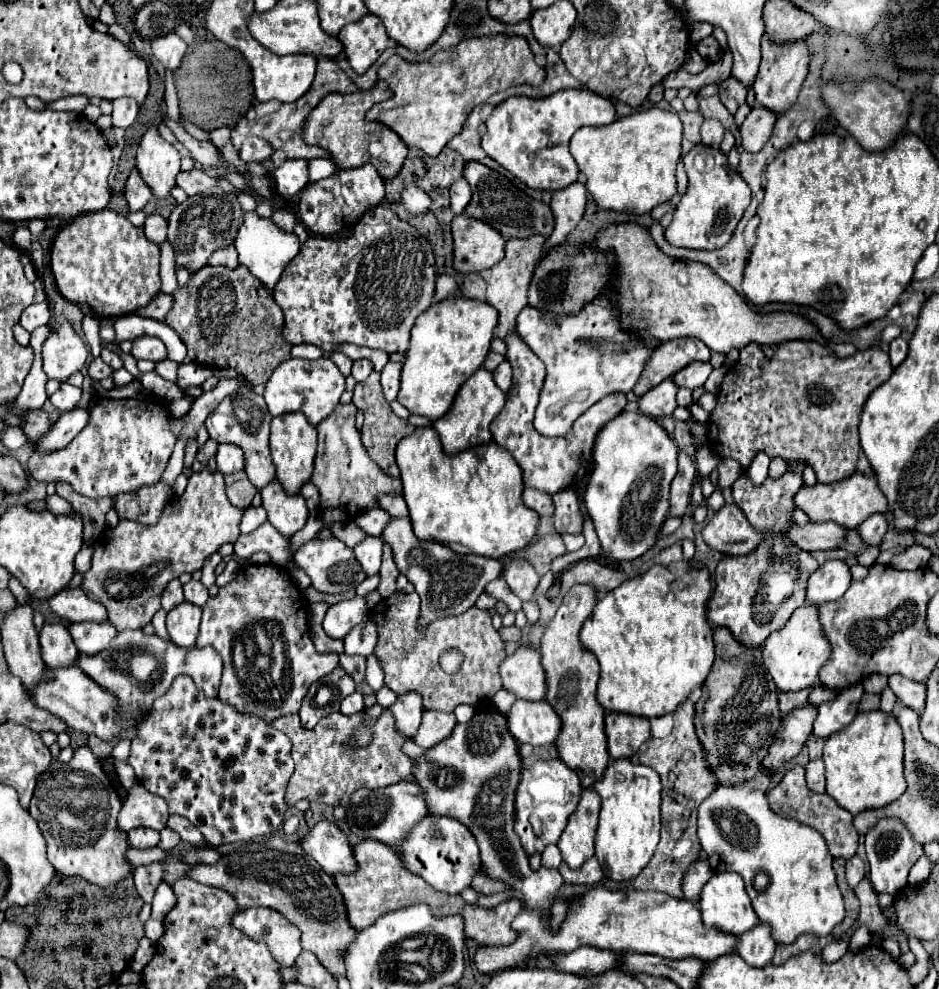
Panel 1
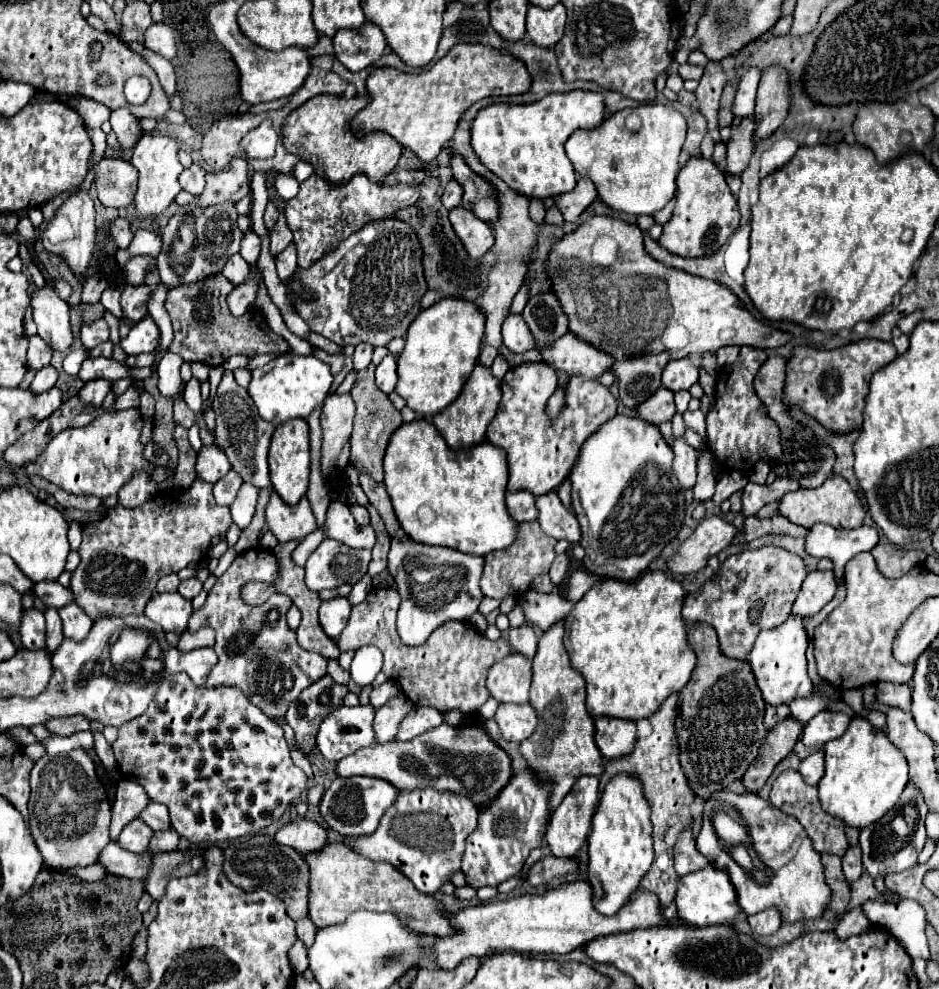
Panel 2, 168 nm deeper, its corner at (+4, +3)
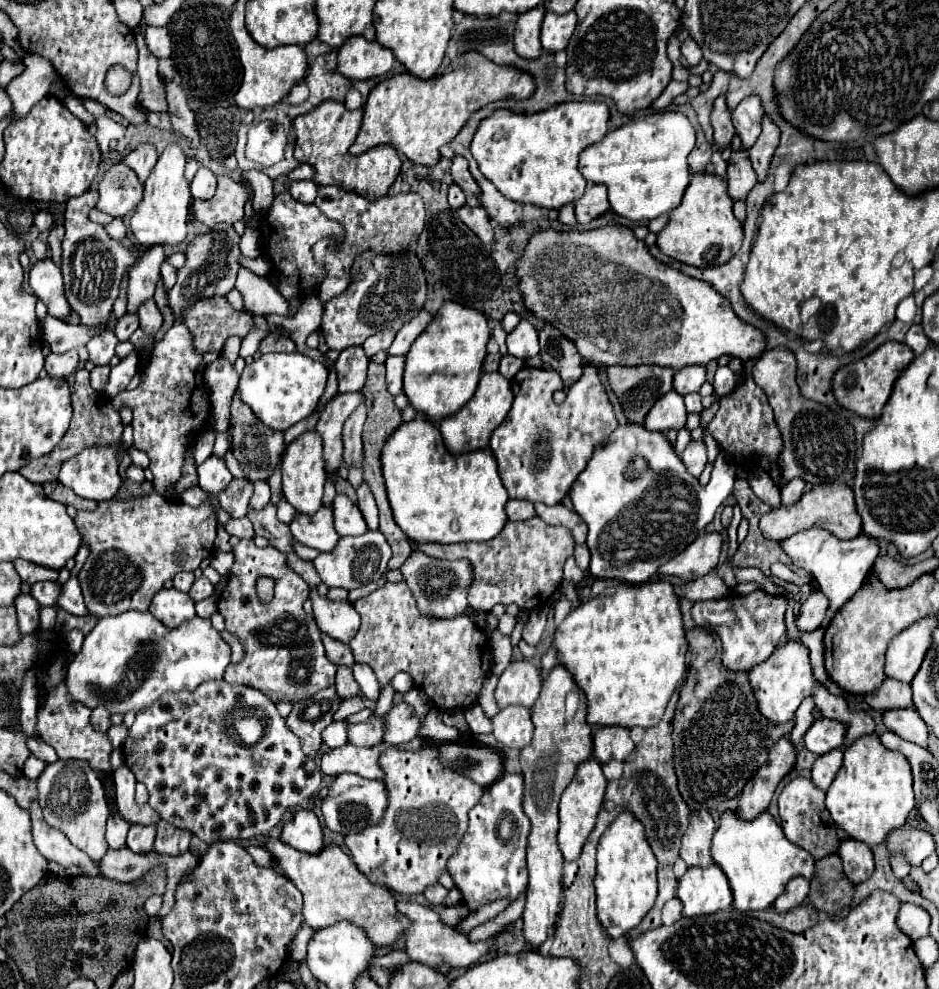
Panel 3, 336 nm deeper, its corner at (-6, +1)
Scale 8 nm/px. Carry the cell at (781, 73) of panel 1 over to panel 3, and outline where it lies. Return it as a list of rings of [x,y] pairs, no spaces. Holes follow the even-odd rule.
[[[763,118],[763,132],[755,146],[749,150],[749,160],[753,164],[753,170],[757,174],[757,182],[765,182],[769,176],[769,164],[773,158],[773,152],[779,142],[779,128],[771,122],[771,118]]]

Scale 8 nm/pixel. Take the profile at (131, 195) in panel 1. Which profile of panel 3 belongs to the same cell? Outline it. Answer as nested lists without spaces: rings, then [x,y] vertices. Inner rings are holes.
[[[119,162],[103,174],[97,190],[99,200],[95,208],[111,218],[123,218],[137,208],[137,202],[141,202],[143,184],[129,166]]]

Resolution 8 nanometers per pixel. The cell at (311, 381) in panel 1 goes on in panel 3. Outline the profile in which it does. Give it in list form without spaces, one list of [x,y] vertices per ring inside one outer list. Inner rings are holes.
[[[271,352],[271,354],[261,354],[251,364],[245,366],[237,390],[241,402],[247,404],[265,426],[285,432],[293,424],[311,416],[325,390],[327,374],[329,372],[321,362],[301,352],[291,352],[291,354]]]

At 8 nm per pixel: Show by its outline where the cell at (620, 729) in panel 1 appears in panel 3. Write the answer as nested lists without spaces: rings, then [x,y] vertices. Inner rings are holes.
[[[621,726],[613,728],[597,728],[593,732],[593,756],[607,764],[609,760],[627,760],[627,756],[635,750],[635,744],[629,736],[629,730]]]

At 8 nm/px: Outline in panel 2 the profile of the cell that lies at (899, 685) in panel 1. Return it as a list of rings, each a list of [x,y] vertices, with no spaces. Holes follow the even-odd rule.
[[[877,682],[877,700],[901,710],[911,710],[911,686],[893,684],[893,682]]]

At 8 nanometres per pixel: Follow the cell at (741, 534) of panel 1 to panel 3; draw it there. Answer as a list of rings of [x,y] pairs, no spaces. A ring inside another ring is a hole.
[[[711,532],[699,536],[681,554],[659,568],[661,576],[677,576],[681,580],[695,580],[709,574],[717,566],[721,552],[721,536]]]

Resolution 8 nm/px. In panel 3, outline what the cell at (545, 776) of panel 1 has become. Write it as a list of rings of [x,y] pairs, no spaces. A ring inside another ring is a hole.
[[[503,772],[491,786],[485,788],[479,804],[469,812],[469,828],[463,834],[455,854],[447,860],[447,870],[455,888],[463,896],[463,904],[471,912],[479,906],[507,898],[515,902],[527,890],[525,846],[529,836],[529,818],[523,814],[523,778],[521,774]]]

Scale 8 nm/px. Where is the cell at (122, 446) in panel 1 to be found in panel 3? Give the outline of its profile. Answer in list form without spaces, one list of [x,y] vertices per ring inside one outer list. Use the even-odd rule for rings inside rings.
[[[121,444],[111,448],[107,446],[83,450],[61,466],[59,482],[71,488],[81,498],[95,502],[111,500],[121,486],[121,476],[117,472],[119,448]]]

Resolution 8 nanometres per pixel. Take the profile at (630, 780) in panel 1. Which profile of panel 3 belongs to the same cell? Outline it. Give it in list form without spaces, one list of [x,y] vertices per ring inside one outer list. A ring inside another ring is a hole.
[[[619,814],[605,830],[597,848],[597,920],[609,938],[621,938],[635,928],[643,916],[653,908],[657,898],[657,860],[645,842],[641,822],[633,814]]]

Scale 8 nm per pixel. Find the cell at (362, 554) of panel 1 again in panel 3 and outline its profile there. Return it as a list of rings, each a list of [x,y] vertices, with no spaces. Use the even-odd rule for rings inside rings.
[[[345,494],[335,496],[333,518],[335,518],[335,530],[339,536],[359,536],[367,532],[367,524],[359,506],[351,502]]]

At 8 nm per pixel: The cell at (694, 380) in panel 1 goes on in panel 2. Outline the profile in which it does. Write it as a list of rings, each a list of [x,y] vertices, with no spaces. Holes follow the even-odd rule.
[[[689,358],[671,360],[663,370],[663,386],[669,388],[671,392],[689,390],[697,382],[697,378],[699,378],[699,372],[689,362]]]

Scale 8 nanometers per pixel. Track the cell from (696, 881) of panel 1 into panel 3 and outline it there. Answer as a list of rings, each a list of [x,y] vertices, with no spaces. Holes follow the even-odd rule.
[[[701,810],[691,816],[691,822],[683,834],[681,852],[679,852],[679,856],[685,860],[687,866],[705,868],[713,864],[709,850],[711,850],[711,838],[715,830],[717,826],[707,810]]]

